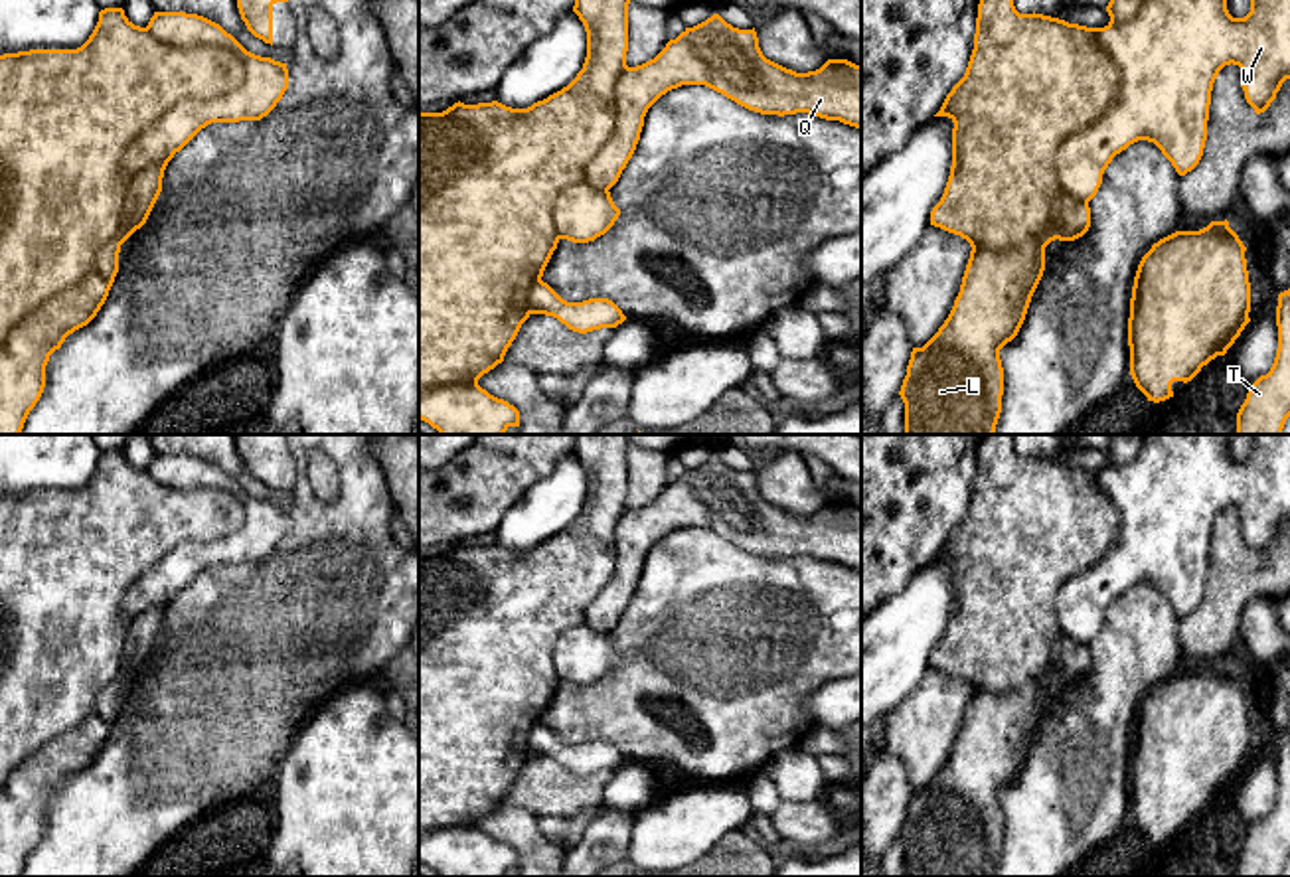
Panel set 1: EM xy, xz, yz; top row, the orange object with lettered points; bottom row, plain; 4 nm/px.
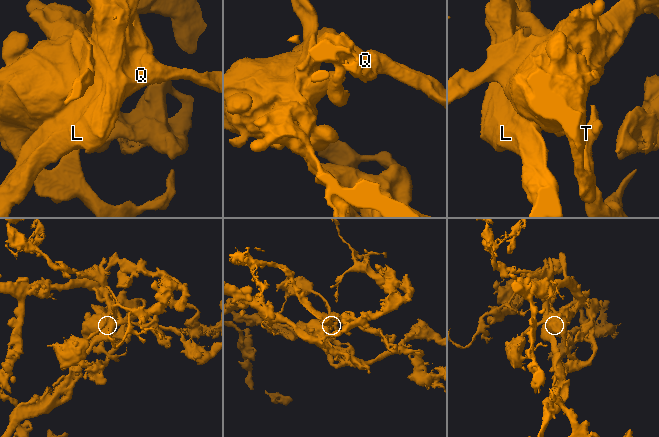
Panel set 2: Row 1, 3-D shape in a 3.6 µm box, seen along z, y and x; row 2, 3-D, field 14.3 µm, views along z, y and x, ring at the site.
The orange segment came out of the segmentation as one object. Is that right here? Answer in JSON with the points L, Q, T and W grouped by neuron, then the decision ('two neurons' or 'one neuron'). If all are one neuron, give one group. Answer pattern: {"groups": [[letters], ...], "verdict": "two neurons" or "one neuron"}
{"groups": [["L", "Q", "T"], ["W"]], "verdict": "two neurons"}

